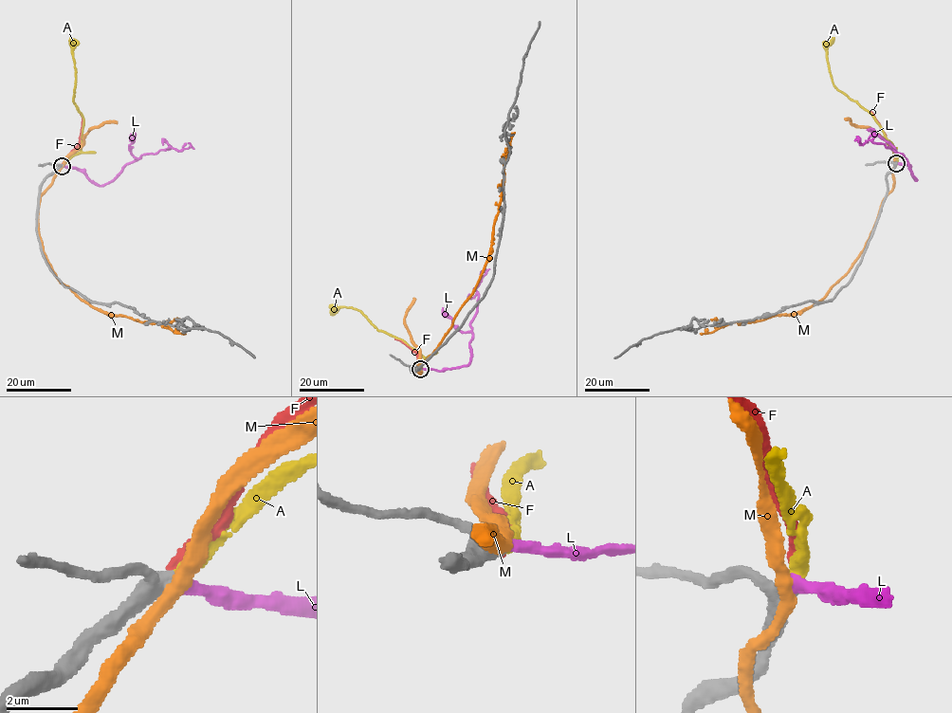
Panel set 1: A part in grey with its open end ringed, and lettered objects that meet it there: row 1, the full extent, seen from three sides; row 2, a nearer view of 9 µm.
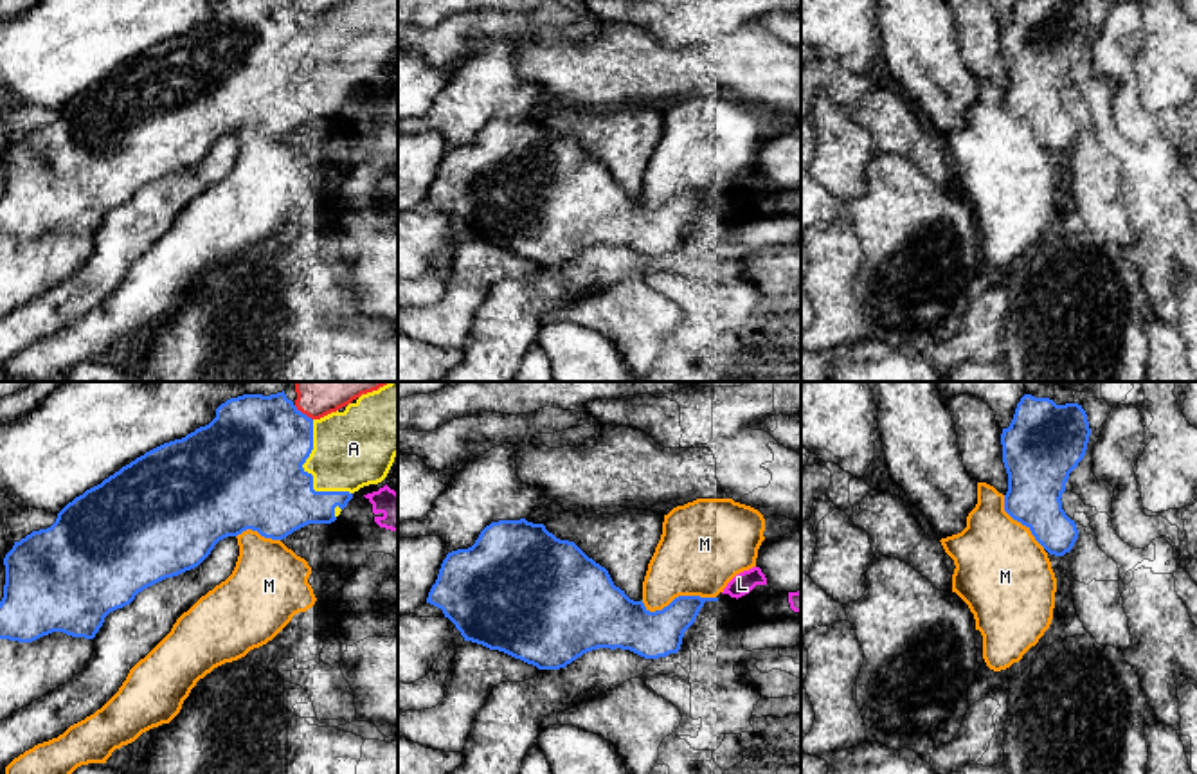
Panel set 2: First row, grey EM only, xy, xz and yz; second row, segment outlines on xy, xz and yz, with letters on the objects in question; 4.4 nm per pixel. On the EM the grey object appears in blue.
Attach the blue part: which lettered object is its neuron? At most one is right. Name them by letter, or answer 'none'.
A

